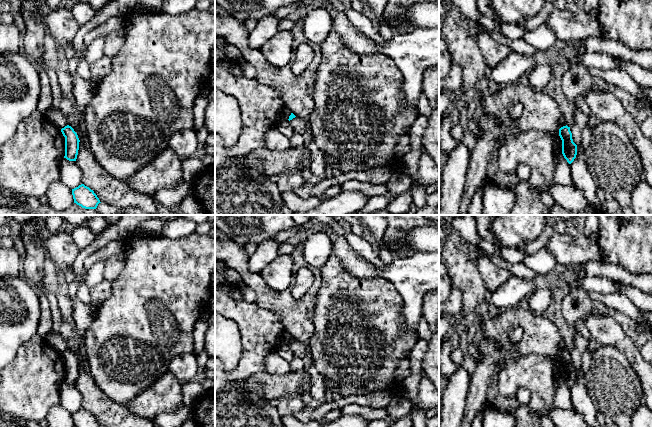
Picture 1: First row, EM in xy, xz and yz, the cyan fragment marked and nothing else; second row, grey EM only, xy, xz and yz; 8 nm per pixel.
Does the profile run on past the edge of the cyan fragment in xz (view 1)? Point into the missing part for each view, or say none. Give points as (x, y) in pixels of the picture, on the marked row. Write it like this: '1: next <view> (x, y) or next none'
1: next none

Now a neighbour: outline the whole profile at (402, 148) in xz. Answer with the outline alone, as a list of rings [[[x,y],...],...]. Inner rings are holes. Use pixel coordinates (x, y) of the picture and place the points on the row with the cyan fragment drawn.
[[[407,133],[400,137],[399,142],[395,147],[395,154],[399,158],[402,158],[409,152],[409,150],[410,150],[410,135],[409,133]]]

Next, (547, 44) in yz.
[[[545,22],[535,30],[524,31],[523,40],[534,46],[537,51],[551,52],[559,45],[556,34],[546,26]]]

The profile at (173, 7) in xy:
[[[166,0],[161,11],[171,15],[183,14],[196,8],[196,3],[197,0]]]

